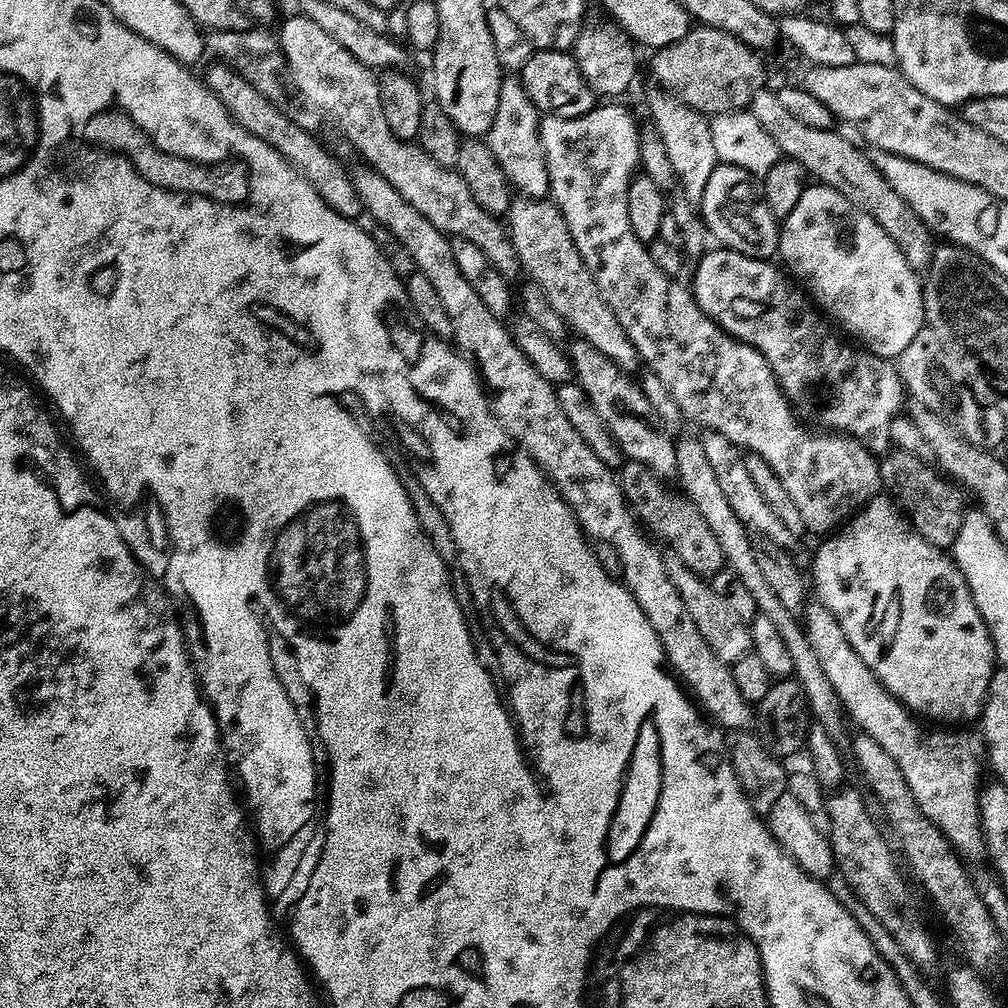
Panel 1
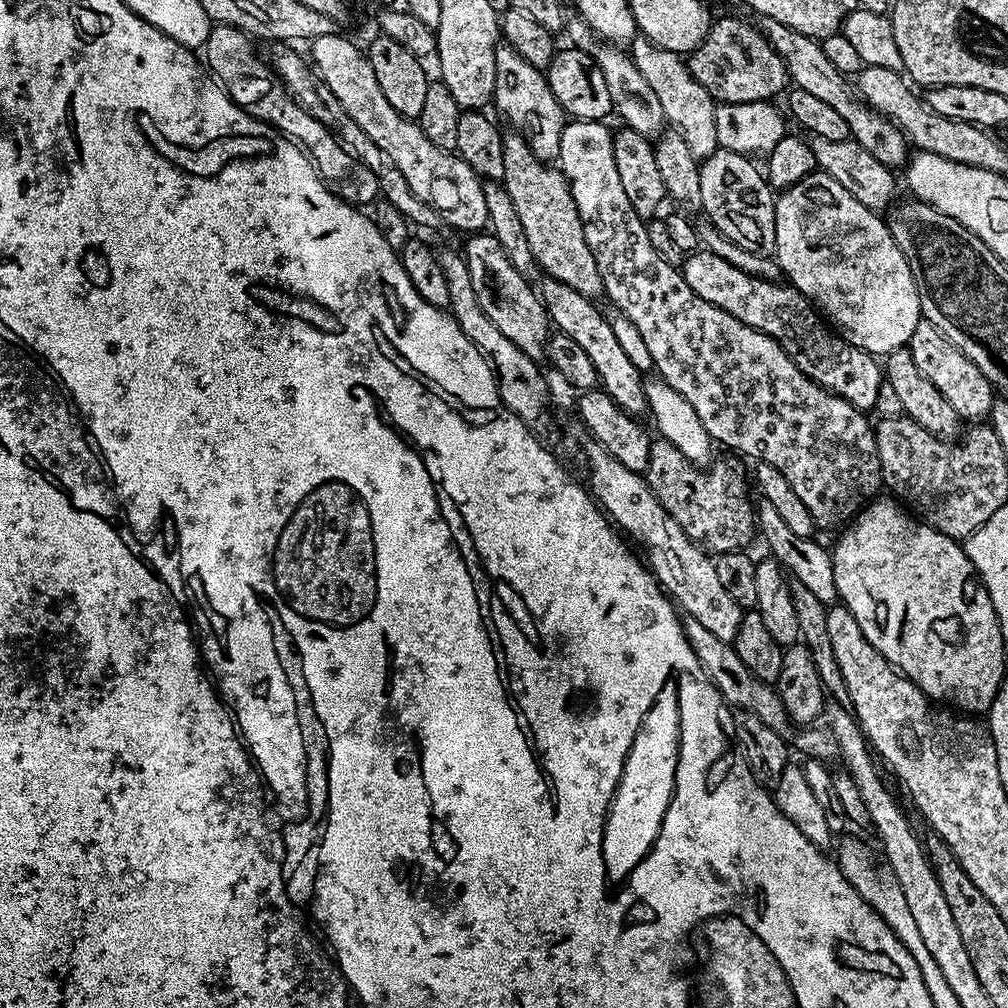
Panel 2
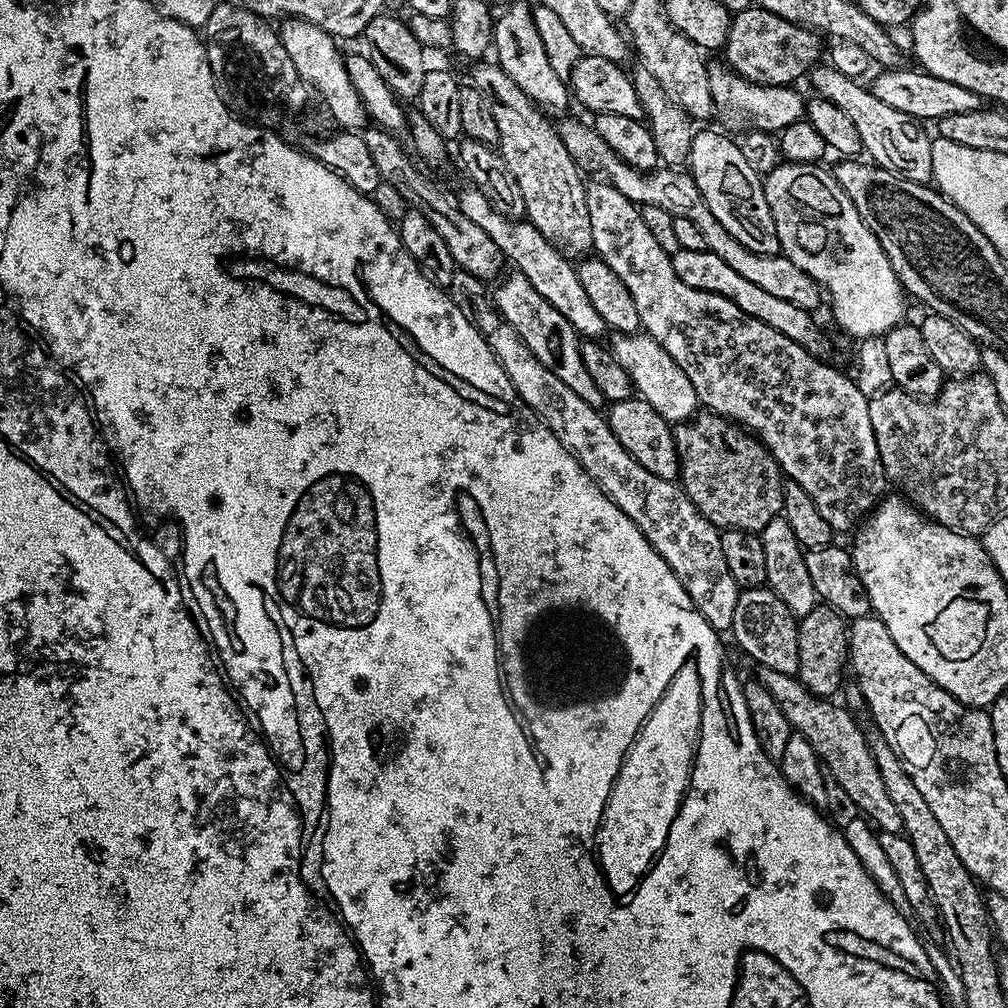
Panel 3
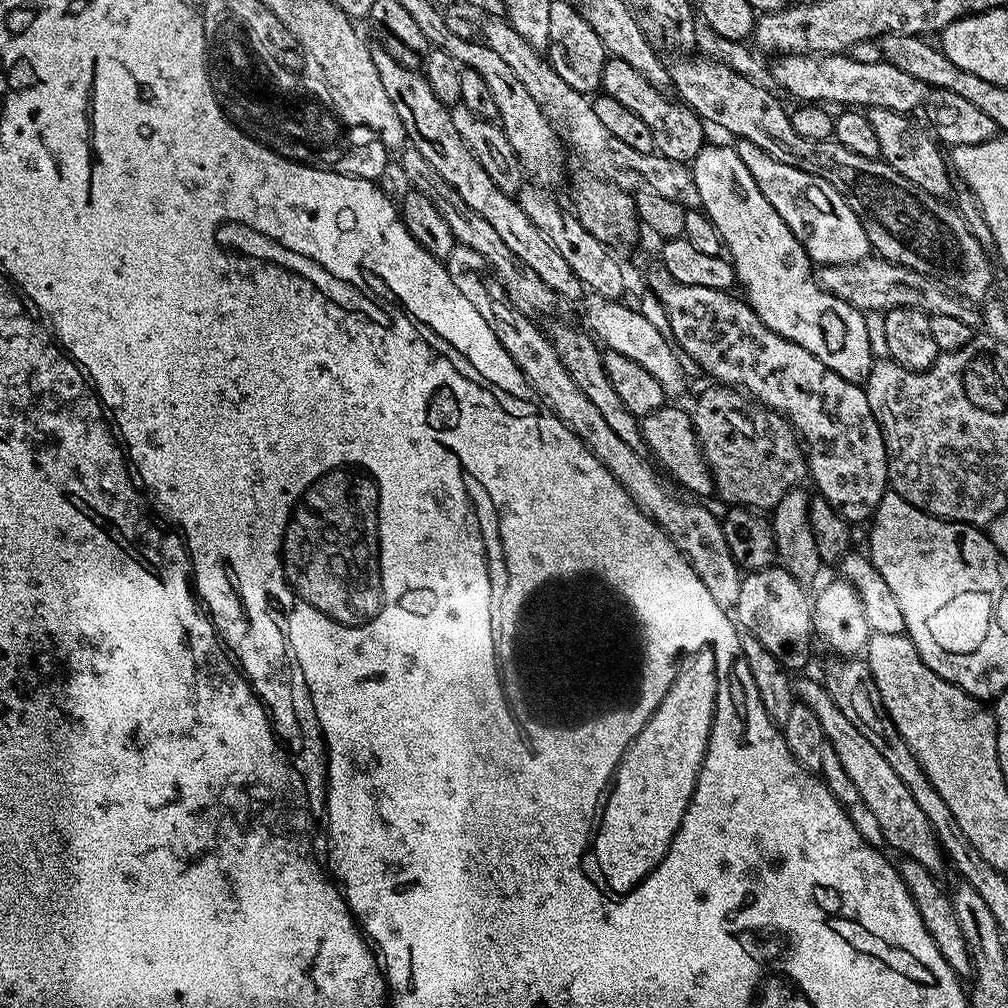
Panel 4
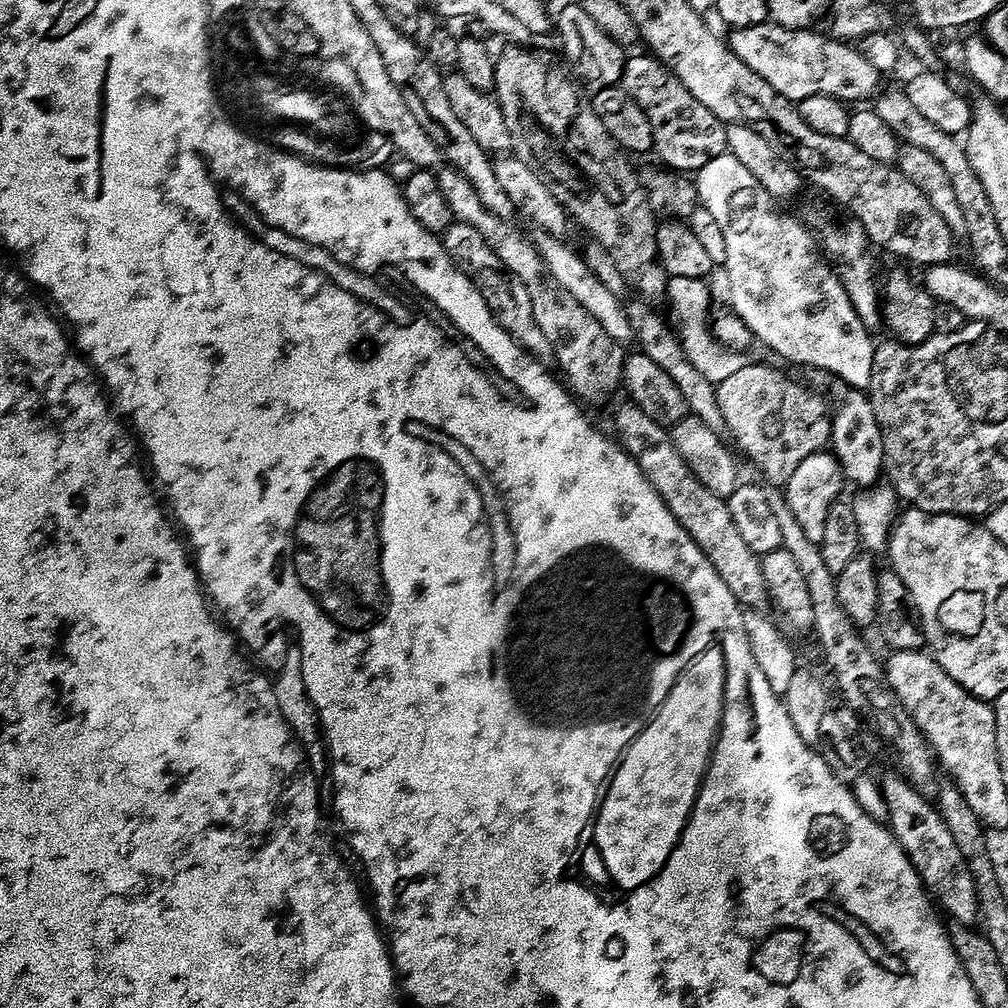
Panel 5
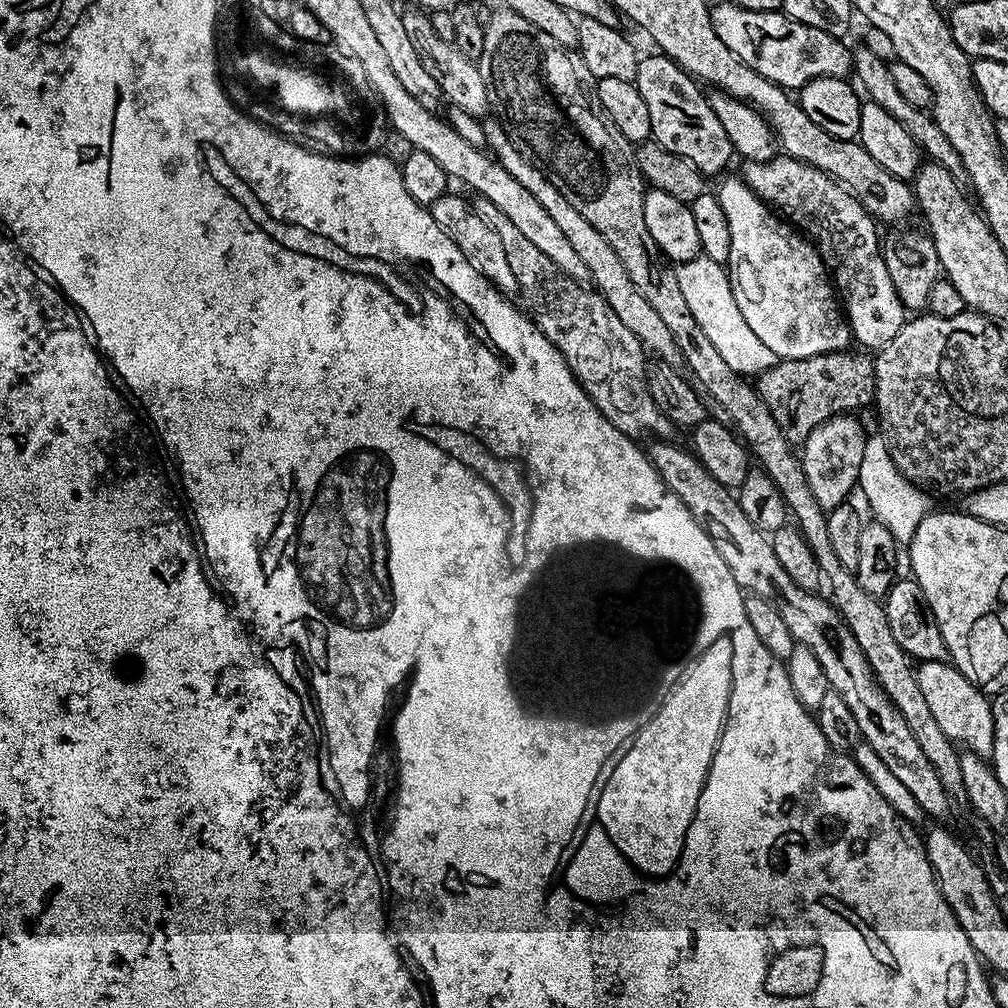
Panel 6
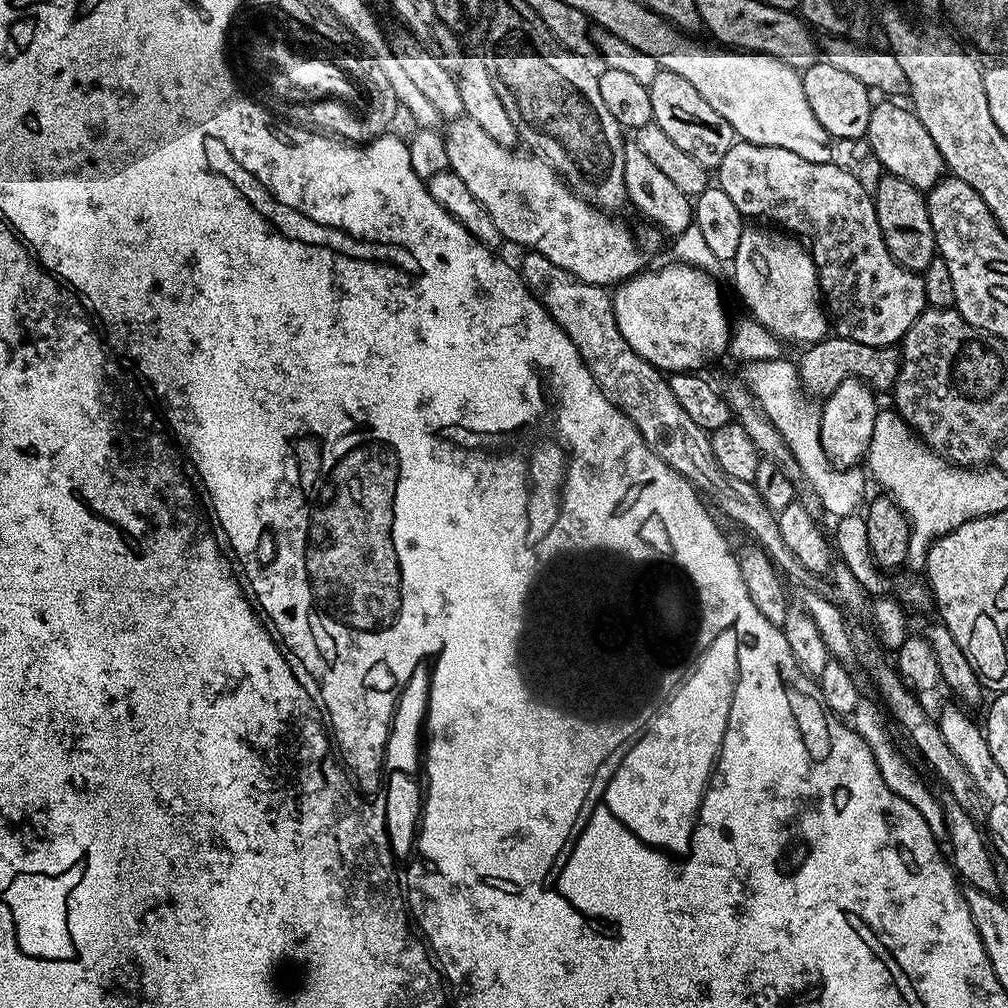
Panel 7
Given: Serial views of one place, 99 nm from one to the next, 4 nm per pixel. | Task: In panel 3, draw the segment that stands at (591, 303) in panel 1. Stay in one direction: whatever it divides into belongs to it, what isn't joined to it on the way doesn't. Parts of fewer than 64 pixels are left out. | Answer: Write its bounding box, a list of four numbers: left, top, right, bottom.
[471,63,592,253]

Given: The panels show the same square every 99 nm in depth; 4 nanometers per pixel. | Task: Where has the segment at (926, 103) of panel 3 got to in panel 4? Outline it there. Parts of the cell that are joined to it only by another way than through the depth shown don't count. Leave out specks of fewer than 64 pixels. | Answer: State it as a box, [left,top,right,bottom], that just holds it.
[772,54,930,114]

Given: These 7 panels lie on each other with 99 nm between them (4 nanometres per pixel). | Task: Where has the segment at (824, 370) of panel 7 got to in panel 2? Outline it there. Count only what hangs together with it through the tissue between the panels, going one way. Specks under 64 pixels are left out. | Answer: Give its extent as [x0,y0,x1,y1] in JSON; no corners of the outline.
[646,440,757,554]

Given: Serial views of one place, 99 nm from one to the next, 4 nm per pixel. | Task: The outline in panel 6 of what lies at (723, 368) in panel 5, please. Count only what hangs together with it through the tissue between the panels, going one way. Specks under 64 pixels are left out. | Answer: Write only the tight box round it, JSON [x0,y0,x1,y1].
[673,252,778,374]

